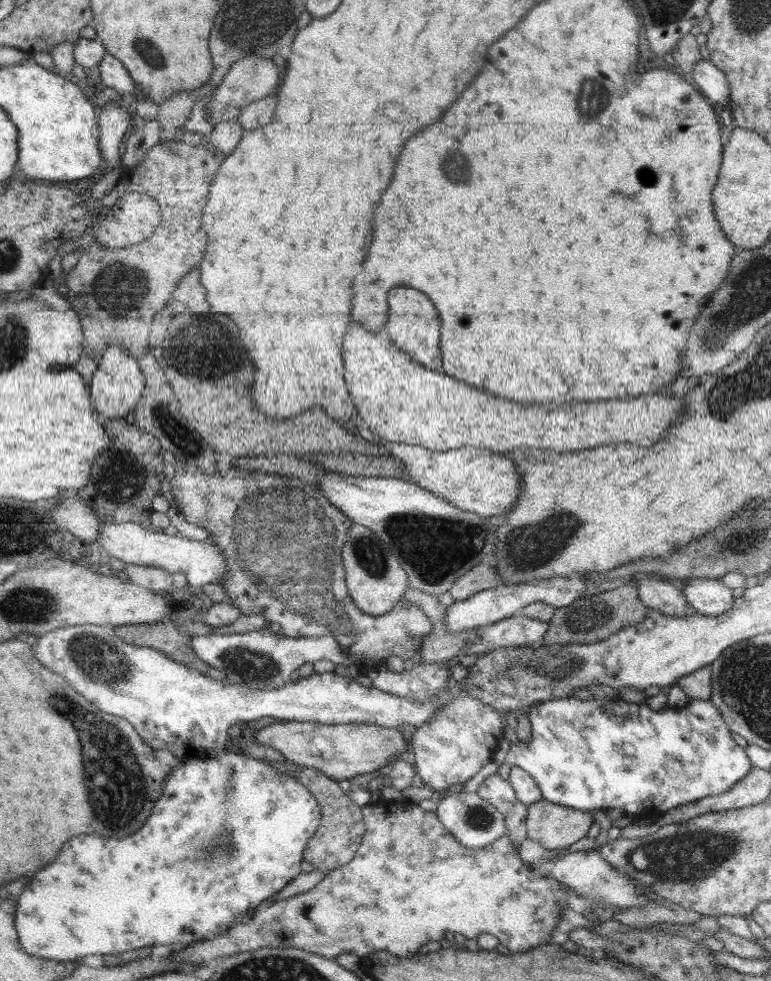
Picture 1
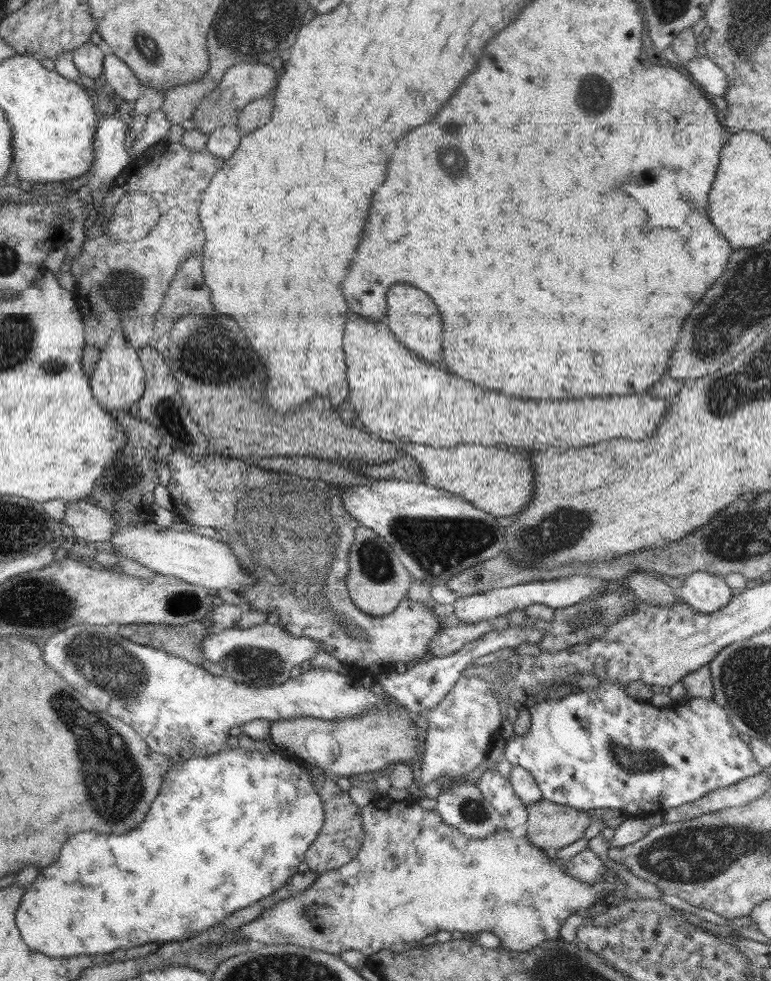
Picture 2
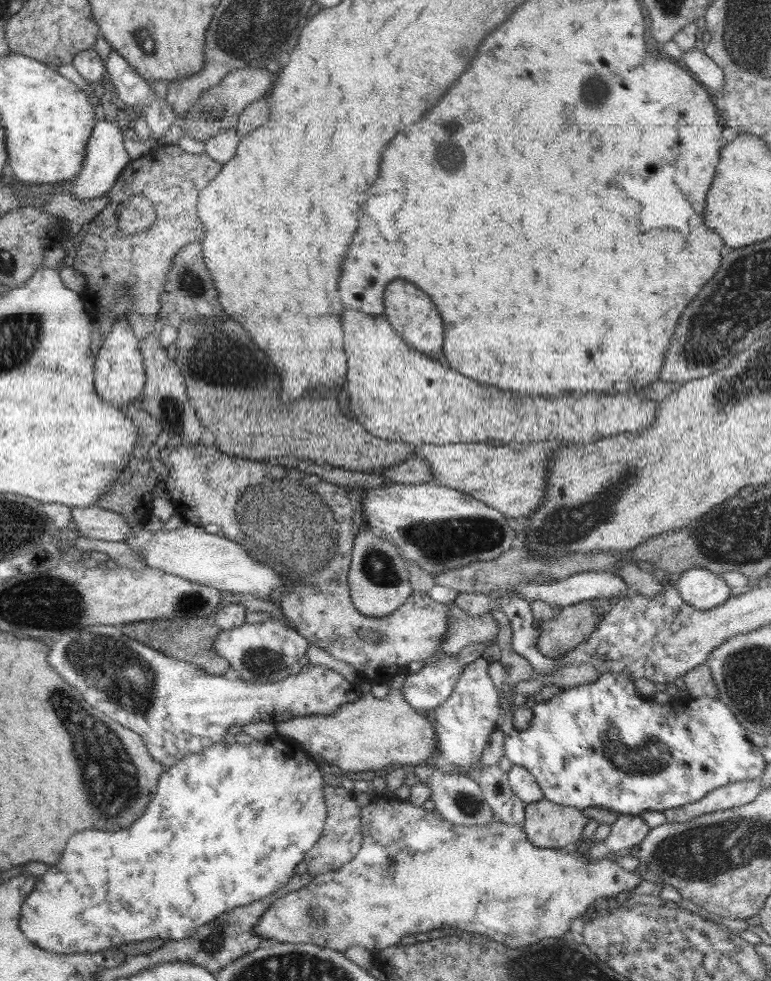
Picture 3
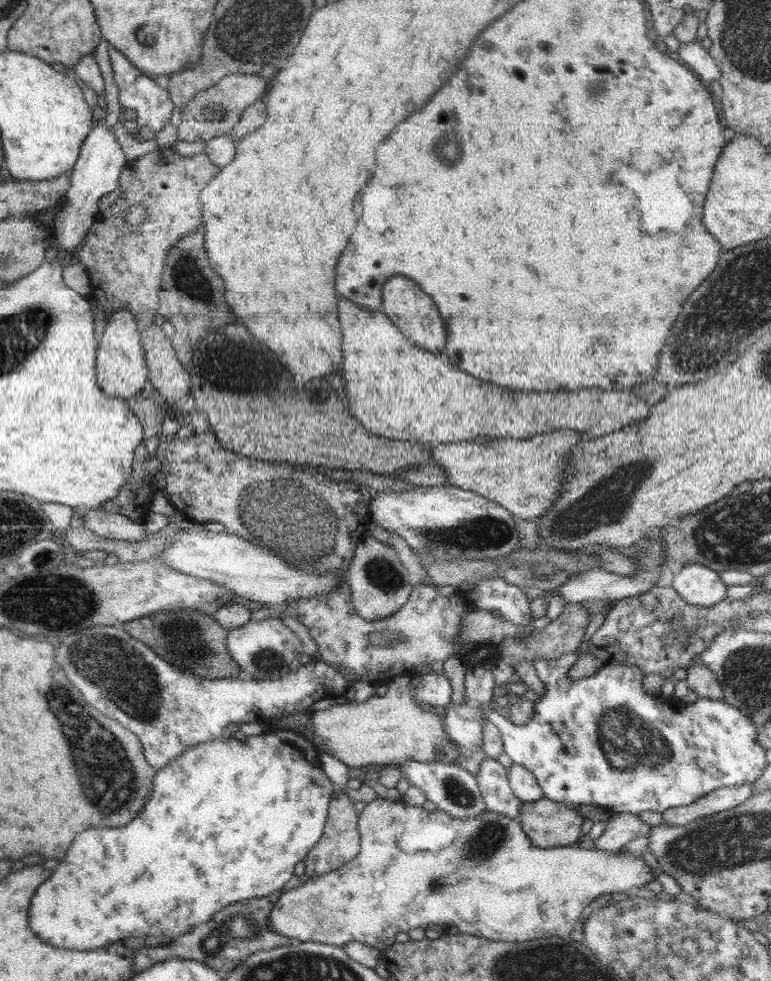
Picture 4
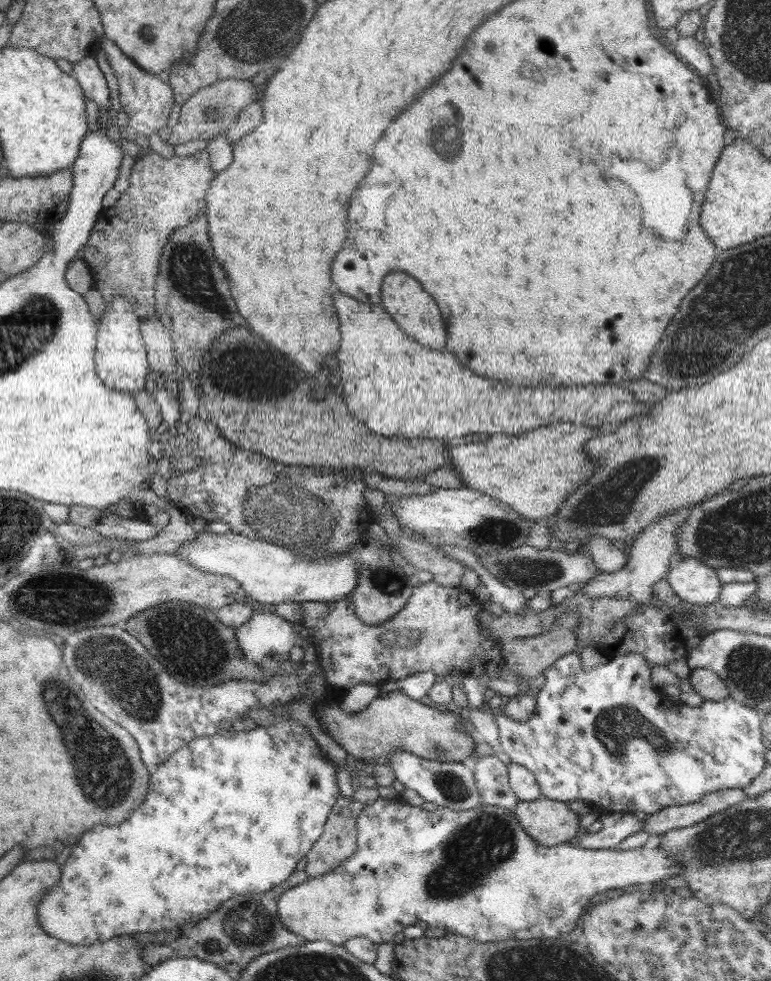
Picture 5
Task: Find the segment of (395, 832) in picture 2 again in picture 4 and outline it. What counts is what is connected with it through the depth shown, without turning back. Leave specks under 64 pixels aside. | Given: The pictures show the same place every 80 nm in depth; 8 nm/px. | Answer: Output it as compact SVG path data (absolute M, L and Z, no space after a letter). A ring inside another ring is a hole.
M378 797L359 814L358 826L360 853L337 870L318 878L310 877L301 888L291 889L278 897L269 916L272 931L302 942L321 942L340 947L352 941L363 942L381 952L393 943L398 932L408 932L410 928L428 928L428 924L438 924L450 931L491 941L526 942L548 937L569 938L584 908L592 900L602 895L626 894L633 888L646 886L655 880L654 871L646 865L643 856L635 858L630 852L617 854L597 849L590 851L575 845L542 849L532 845L518 819L508 818L487 808L478 816L458 819L443 810L427 811L423 807Z

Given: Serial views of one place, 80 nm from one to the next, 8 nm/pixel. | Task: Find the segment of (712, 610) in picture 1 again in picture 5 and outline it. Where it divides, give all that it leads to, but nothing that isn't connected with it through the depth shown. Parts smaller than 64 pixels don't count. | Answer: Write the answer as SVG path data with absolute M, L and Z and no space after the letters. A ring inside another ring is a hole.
M675 558L666 580L682 600L698 605L718 601L723 587L715 569L697 558Z

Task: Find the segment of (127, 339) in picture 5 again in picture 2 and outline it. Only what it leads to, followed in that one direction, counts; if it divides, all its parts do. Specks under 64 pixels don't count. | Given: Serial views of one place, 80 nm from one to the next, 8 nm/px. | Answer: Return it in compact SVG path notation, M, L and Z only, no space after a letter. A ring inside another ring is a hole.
M119 328L112 333L106 346L101 349L100 360L91 374L92 395L106 412L134 410L145 390L145 372L137 350L127 341L124 333Z

